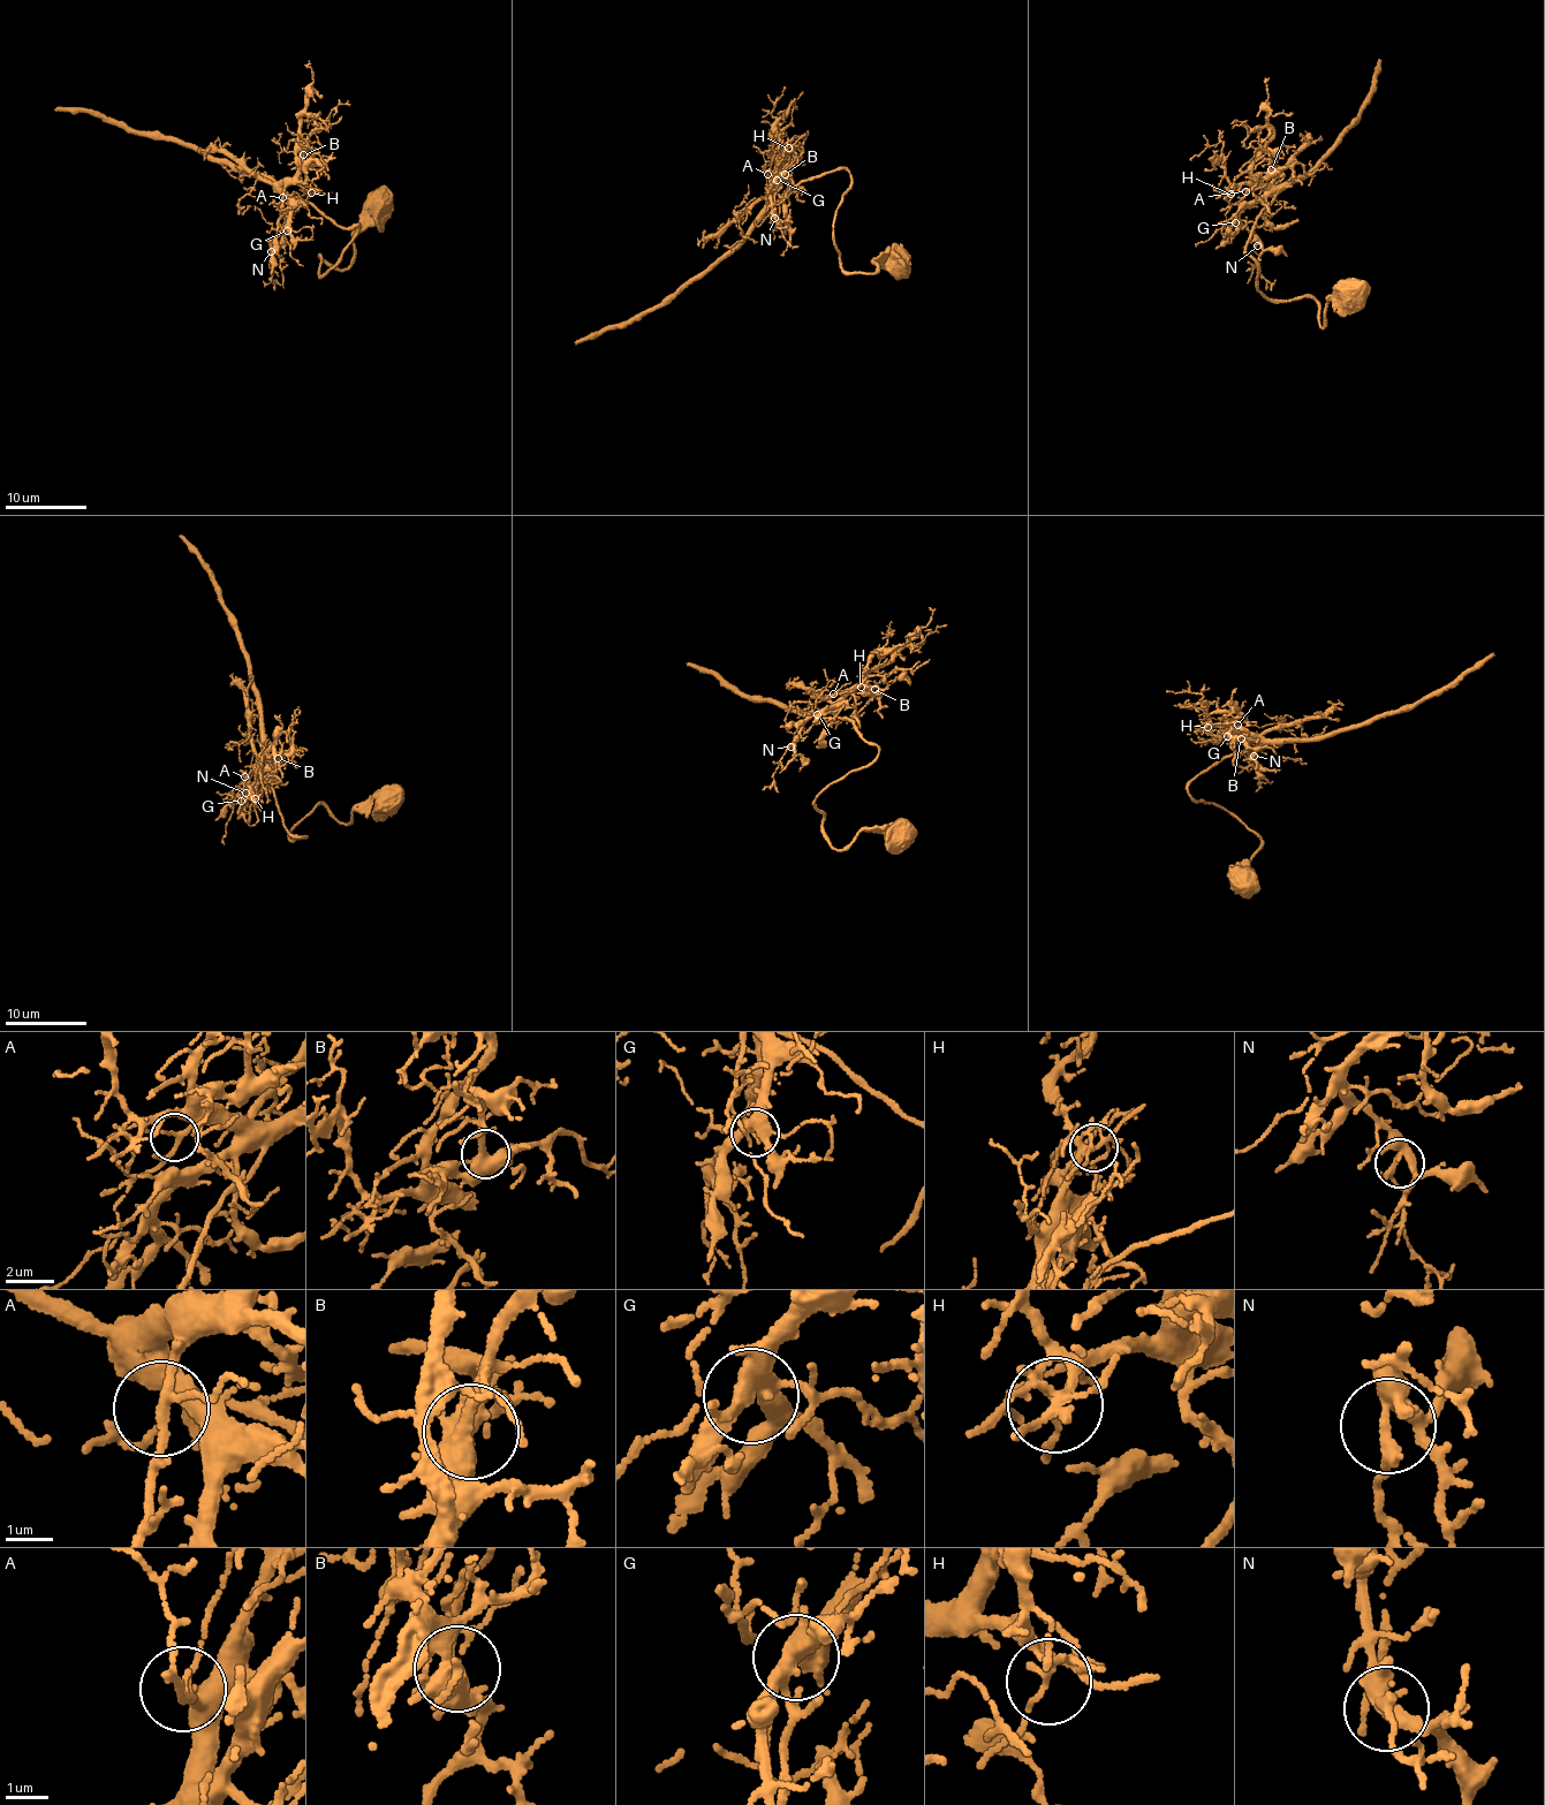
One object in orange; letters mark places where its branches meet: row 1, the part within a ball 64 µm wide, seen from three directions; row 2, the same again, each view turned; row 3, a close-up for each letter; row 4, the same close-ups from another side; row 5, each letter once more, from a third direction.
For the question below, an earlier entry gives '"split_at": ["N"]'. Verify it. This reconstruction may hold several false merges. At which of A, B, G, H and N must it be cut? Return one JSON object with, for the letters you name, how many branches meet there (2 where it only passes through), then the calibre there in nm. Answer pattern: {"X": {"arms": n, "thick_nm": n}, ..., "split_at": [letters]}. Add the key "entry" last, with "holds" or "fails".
{"split_at": [], "entry": "fails"}

